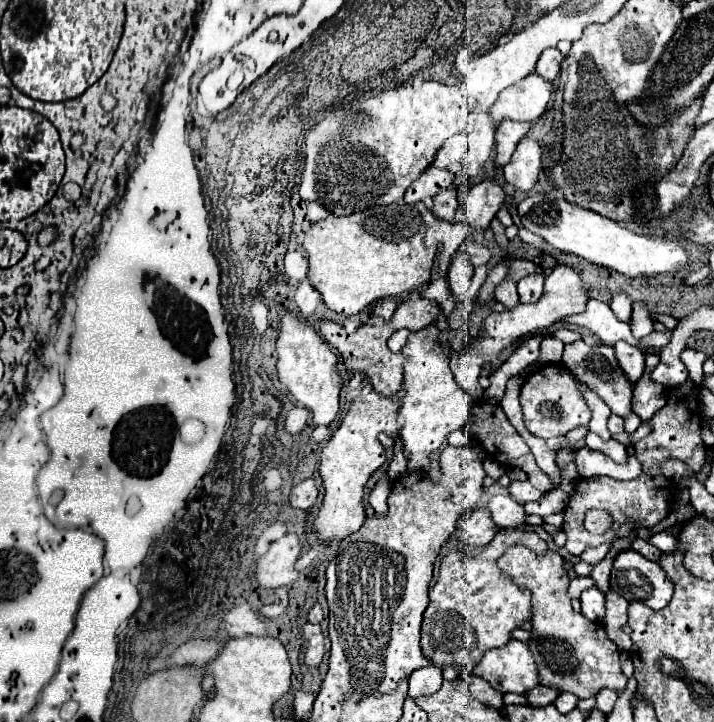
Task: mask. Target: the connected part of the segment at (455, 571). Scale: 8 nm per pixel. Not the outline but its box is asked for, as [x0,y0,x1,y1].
[421,528,547,670]

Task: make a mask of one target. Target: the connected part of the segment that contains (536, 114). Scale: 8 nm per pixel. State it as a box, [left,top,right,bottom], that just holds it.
[491,74,553,126]

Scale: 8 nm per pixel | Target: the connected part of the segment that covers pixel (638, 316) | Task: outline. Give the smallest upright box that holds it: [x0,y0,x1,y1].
[631,302,653,338]

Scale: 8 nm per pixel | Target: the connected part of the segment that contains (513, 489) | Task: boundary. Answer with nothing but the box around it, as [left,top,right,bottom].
[509,480,543,502]

